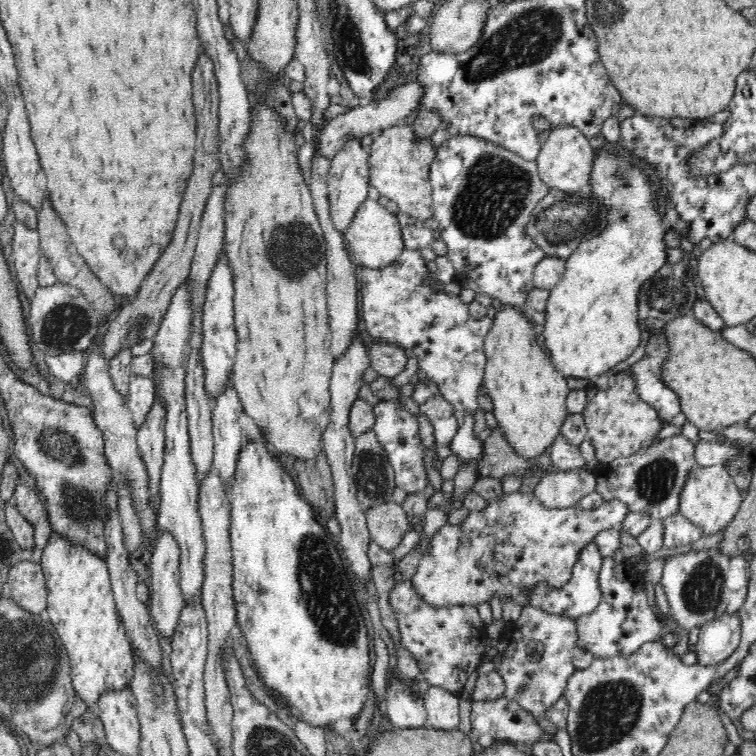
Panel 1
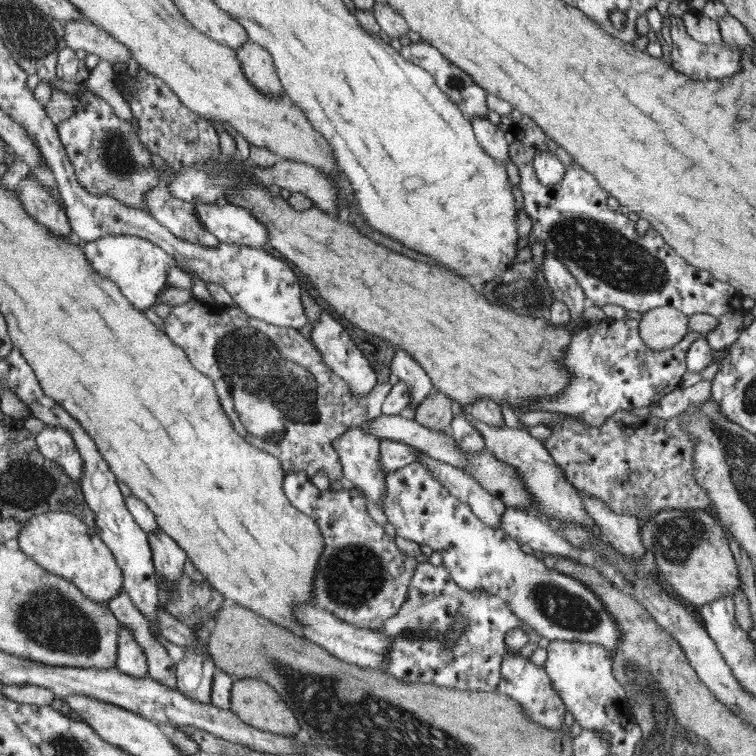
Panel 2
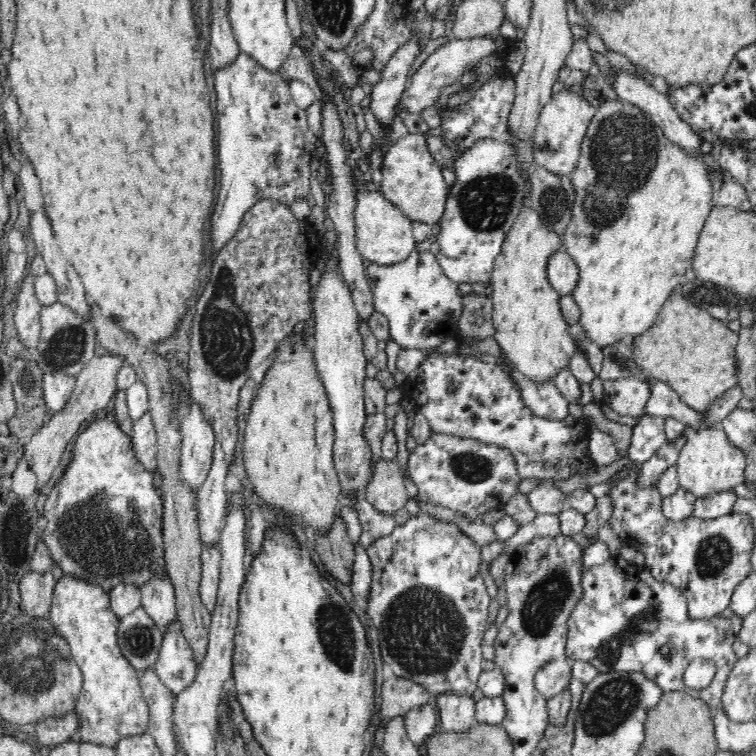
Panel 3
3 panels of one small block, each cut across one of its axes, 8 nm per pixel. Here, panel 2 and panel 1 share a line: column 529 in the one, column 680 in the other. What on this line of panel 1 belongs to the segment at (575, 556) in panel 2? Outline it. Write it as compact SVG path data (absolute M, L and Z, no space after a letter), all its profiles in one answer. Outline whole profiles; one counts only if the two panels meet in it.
M679 512L674 516L666 517L662 523L663 539L661 543L668 550L694 544L701 537L701 530Z

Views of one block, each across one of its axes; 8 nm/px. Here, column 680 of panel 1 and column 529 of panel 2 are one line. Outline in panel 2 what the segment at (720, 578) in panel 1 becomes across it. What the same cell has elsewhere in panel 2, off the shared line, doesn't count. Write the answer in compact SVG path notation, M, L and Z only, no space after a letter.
M413 461L386 473L383 481L385 481L385 494L378 505L383 510L386 522L393 526L397 536L412 539L419 546L425 544L439 553L440 564L448 570L457 586L465 590L484 590L500 598L523 622L525 628L535 631L543 638L600 644L612 654L620 637L620 631L602 607L602 602L578 580L547 568L532 554L523 553L516 539L508 538L501 529L491 528L481 522L469 506L449 495L449 491L433 477L424 464Z

